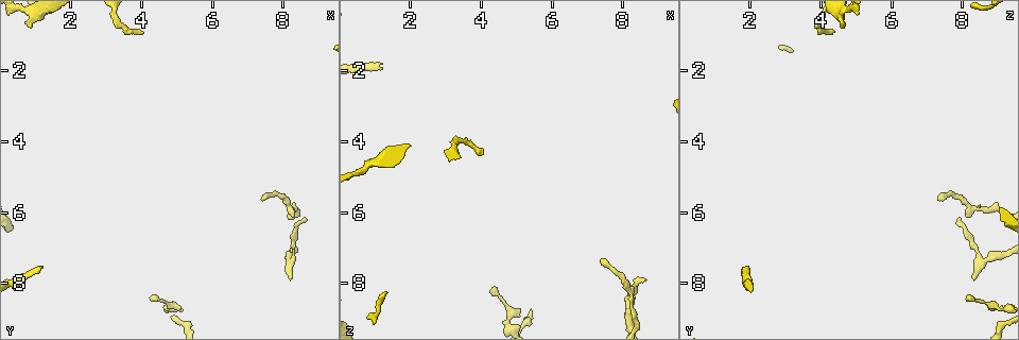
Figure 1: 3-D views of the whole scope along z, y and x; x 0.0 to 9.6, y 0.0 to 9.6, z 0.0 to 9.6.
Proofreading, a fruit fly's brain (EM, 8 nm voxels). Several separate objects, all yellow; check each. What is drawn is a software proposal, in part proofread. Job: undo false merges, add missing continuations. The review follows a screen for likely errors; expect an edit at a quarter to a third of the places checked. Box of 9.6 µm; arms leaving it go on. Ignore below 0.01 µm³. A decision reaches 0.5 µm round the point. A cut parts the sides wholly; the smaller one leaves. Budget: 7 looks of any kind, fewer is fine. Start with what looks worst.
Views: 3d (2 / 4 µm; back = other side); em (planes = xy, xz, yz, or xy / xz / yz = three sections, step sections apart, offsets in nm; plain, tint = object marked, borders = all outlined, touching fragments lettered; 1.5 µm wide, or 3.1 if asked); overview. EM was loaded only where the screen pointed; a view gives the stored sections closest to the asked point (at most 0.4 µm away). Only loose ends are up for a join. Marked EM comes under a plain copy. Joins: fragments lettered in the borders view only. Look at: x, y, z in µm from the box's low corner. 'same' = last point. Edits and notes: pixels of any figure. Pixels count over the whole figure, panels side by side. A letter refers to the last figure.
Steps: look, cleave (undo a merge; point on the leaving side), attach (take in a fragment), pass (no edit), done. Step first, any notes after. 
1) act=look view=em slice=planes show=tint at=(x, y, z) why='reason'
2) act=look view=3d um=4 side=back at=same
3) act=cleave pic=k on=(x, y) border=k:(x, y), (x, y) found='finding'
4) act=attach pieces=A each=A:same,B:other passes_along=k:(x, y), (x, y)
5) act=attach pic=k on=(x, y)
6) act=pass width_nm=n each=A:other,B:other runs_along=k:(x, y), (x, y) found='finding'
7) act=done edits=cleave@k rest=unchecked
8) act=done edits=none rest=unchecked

act=look view=em slice=yz step=4 show=tint at=(1.15, 7.50, 1.90) why='free end'

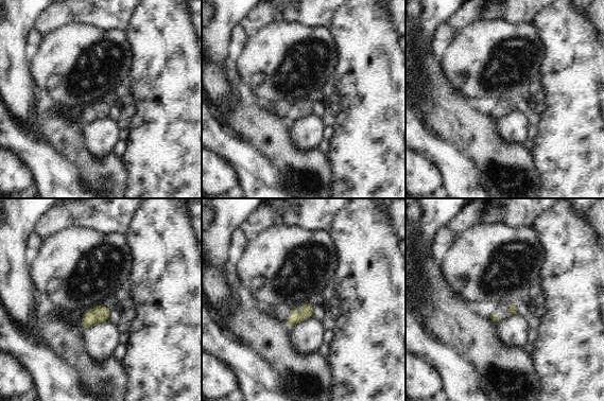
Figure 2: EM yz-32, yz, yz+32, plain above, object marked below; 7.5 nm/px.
act=look view=em slice=planes show=borders at=same

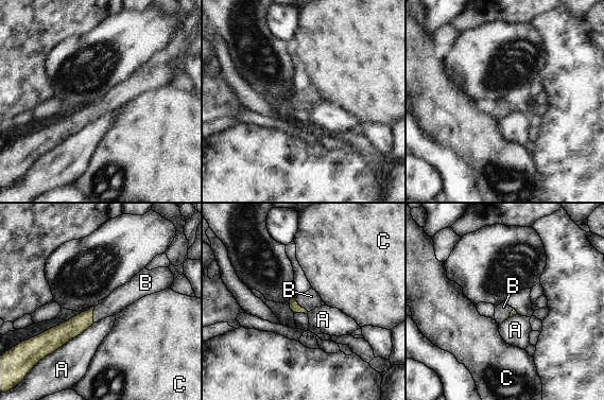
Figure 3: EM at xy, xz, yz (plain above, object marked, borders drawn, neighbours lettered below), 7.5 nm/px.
act=attach pieces=B longest_contact=A:460nm each=A:other,B:same,C:other passes_along=3:(293, 306), (298, 305), (310, 299) found='the neuron continues'

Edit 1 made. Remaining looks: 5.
act=look view=overview why='redraw'

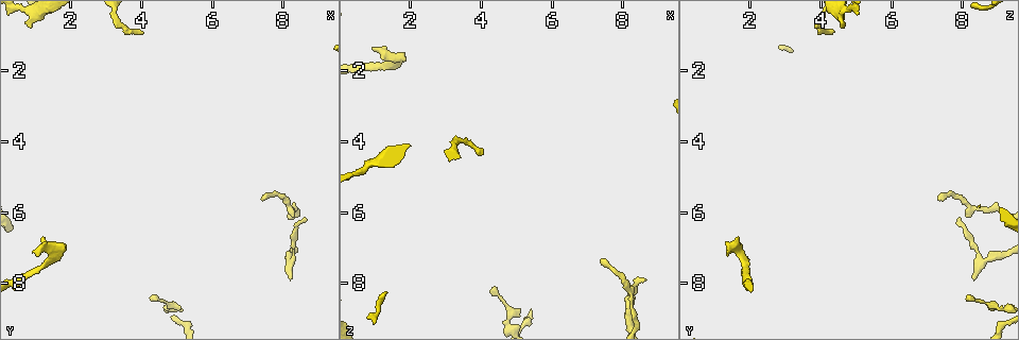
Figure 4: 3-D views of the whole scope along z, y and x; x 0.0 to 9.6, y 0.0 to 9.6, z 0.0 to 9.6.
act=look view=em slice=yz step=4 show=borders at=(7.40, 5.60, 7.35) why='thin end'

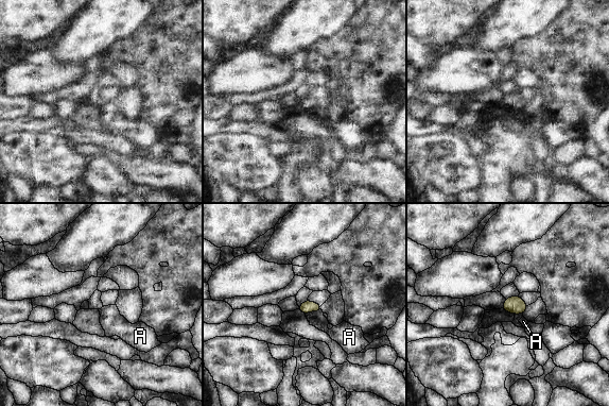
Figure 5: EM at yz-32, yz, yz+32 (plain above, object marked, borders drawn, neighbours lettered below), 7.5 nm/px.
act=look view=em slice=planes show=borders at=same why='another direction'

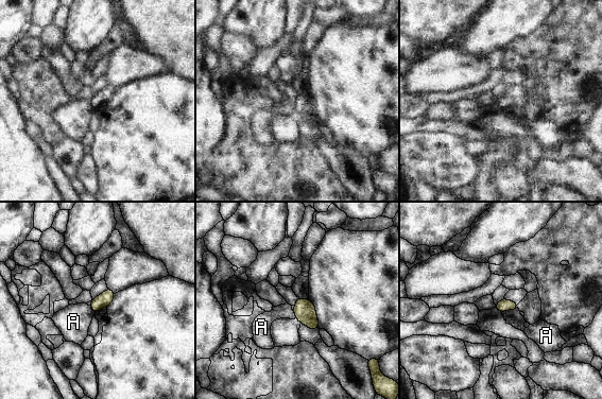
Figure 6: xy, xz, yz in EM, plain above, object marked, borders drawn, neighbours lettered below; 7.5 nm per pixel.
act=pass each=A:other border=6:(518, 309), (508, 309), (502, 313) found='no lettered fragment goes on from it'

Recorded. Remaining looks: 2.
act=done edits=attach@3 rest=unchecked

